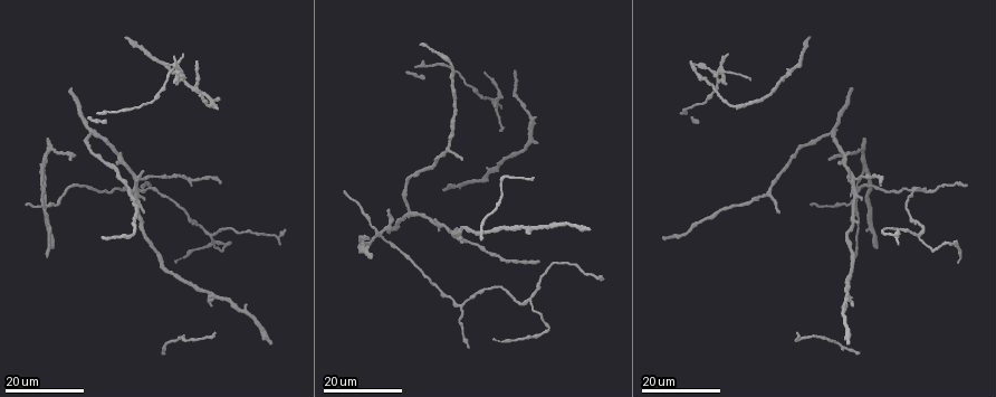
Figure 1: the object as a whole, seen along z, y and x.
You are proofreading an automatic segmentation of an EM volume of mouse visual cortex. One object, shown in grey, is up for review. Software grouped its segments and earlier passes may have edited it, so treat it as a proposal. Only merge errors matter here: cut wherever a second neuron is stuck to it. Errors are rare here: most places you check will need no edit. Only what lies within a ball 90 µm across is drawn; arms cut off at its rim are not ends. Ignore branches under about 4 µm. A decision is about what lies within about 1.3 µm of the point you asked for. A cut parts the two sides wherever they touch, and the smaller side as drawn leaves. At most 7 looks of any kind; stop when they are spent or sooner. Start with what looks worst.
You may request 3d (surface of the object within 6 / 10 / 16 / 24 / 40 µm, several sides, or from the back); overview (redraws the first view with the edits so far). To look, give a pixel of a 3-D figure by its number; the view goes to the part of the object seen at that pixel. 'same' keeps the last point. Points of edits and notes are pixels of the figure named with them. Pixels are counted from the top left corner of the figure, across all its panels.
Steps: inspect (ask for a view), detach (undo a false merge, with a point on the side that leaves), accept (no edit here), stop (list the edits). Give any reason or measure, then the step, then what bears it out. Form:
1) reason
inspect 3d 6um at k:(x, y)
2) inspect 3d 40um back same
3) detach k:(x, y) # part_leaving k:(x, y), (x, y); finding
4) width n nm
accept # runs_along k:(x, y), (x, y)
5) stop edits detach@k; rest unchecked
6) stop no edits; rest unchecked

four arms meet
inspect 3d 24um at 1:(720, 67)

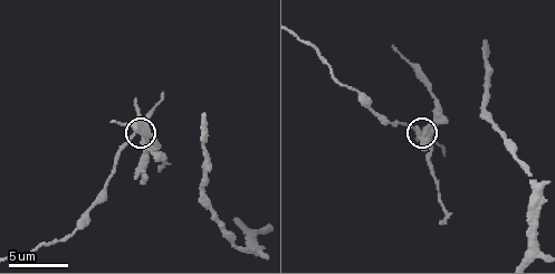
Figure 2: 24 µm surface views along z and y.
inspect 3d 10um same

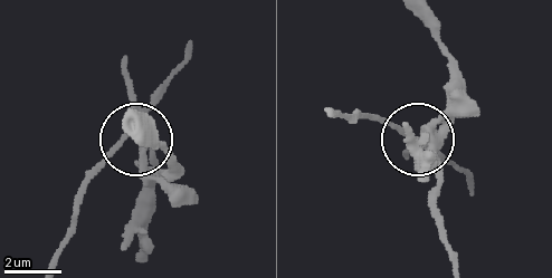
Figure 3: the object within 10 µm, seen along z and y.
detach 3:(143, 163) # a second neuron is stuck on

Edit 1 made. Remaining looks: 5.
three-way junction
inspect 3d 24um at 1:(594, 274)

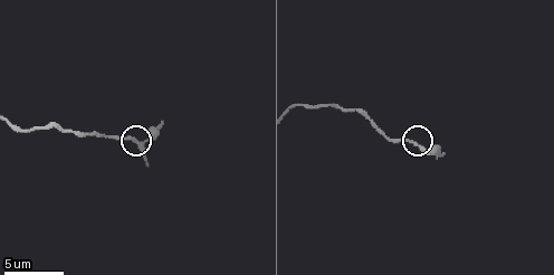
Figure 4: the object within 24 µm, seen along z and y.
inspect 3d 10um at 4:(139, 144)

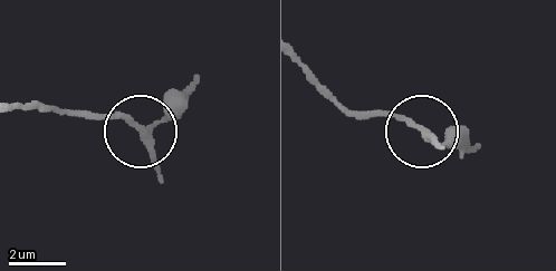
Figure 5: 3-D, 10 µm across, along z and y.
arms 3
accept # all the same neuron

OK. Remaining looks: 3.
three-way junction
inspect 3d 24um at 1:(209, 235)

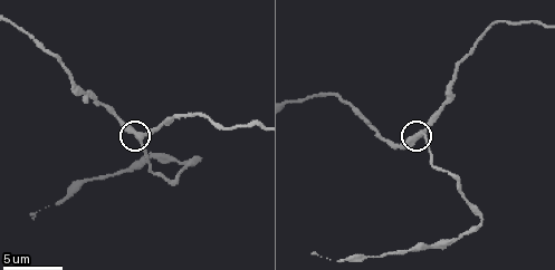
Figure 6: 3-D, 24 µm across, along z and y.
closer look
inspect 3d 6um at 6:(142, 141)

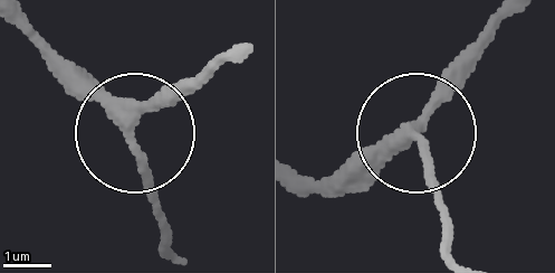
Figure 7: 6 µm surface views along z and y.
width 240 nm
accept # continuous, no second neuron

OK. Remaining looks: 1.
stop edits detach@3; rest unchecked

